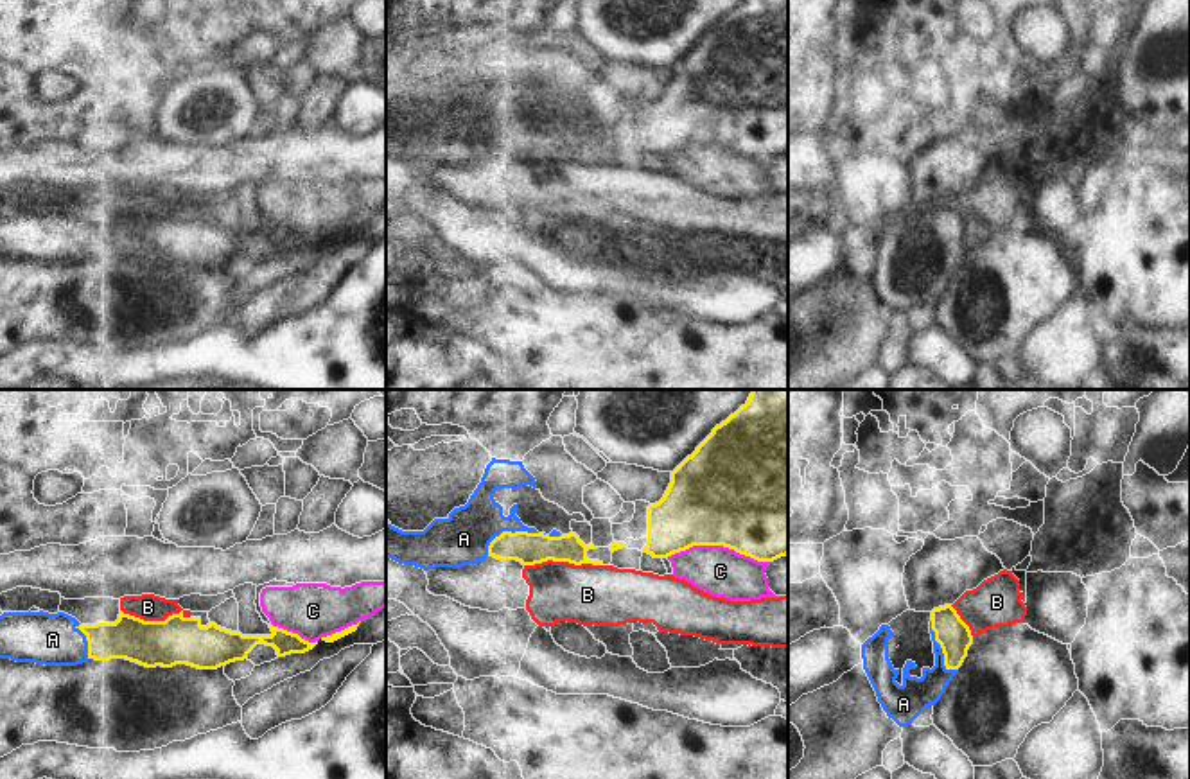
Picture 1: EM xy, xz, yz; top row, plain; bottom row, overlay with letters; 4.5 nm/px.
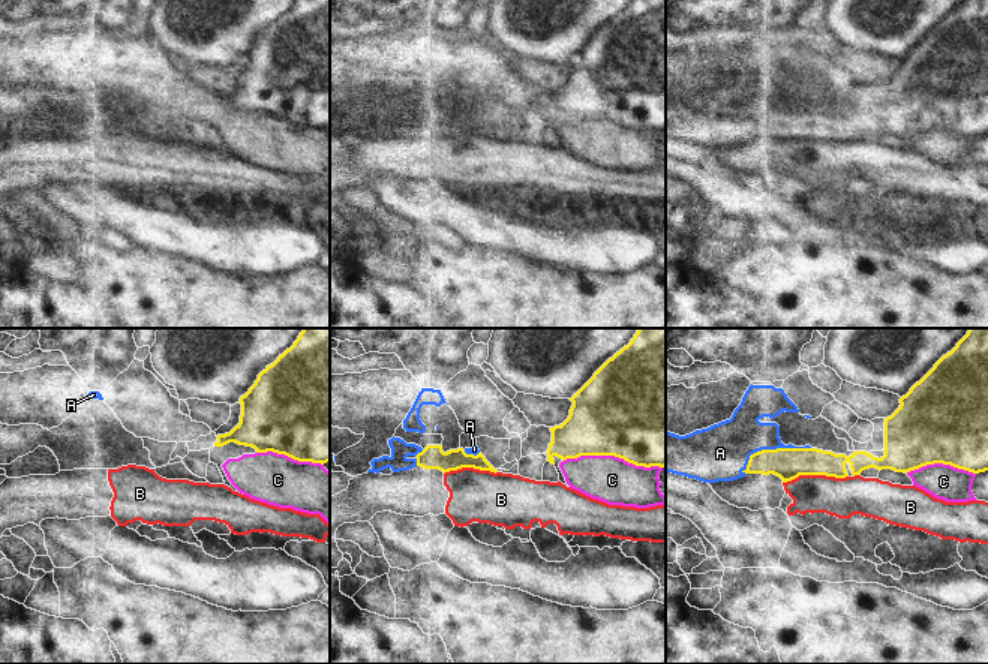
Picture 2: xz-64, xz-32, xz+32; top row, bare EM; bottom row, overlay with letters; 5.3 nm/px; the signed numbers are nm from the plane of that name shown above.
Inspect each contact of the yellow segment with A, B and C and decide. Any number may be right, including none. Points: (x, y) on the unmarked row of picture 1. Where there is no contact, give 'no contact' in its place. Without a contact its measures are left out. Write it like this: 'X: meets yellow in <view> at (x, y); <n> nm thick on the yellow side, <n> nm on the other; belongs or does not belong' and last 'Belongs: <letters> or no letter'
A: meets yellow in xz at (507, 130); 140 nm thick on the yellow side, 240 nm on the other; belongs
B: meets yellow in xz at (562, 158); 140 nm thick on the yellow side, 280 nm on the other; does not belong
C: meets yellow in xz at (717, 142); 500 nm thick on the yellow side, 220 nm on the other; does not belong
Belongs: A

